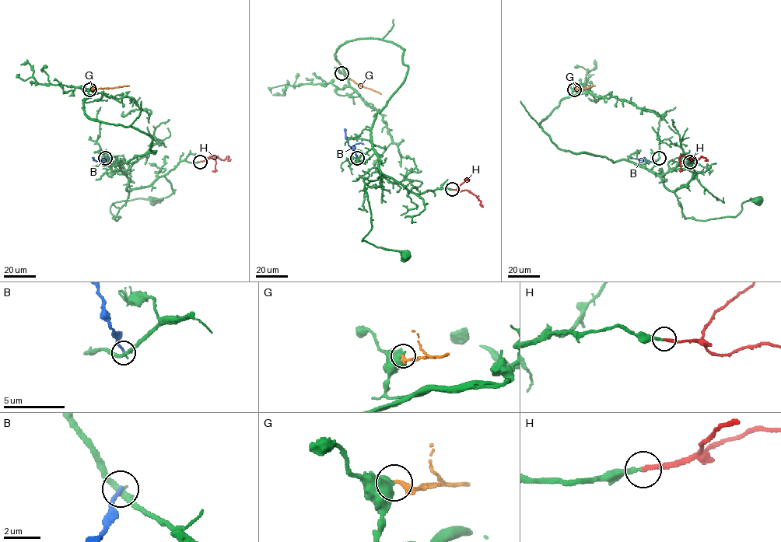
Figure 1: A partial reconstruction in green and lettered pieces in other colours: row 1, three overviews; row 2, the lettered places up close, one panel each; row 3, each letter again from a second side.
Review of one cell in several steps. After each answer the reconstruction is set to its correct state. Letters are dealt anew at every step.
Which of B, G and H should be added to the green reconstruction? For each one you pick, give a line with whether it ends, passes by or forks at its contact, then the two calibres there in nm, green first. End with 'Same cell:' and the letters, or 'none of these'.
H: It ends there. Thickness 220 nm (green) against 240 nm
Same cell: H

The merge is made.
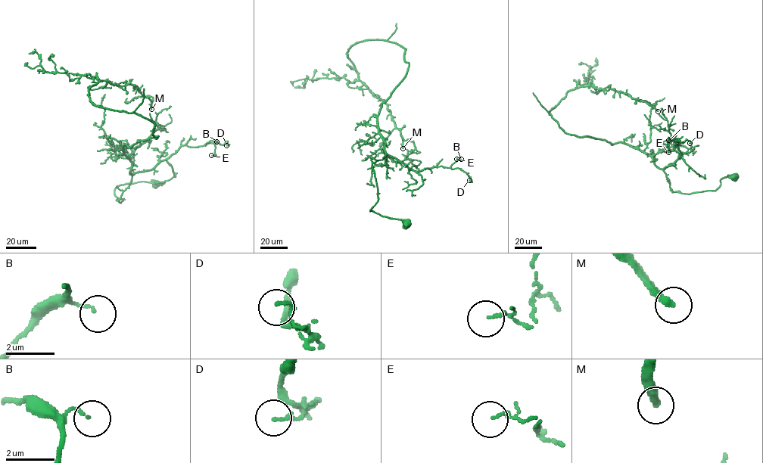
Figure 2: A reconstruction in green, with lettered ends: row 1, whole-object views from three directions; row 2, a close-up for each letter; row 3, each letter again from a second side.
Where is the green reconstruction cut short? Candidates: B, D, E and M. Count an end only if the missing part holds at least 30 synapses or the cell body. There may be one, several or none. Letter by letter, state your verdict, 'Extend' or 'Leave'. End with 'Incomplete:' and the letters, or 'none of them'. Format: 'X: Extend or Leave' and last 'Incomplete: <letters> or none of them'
B: Leave
D: Leave
E: Leave
M: Extend
Incomplete: M

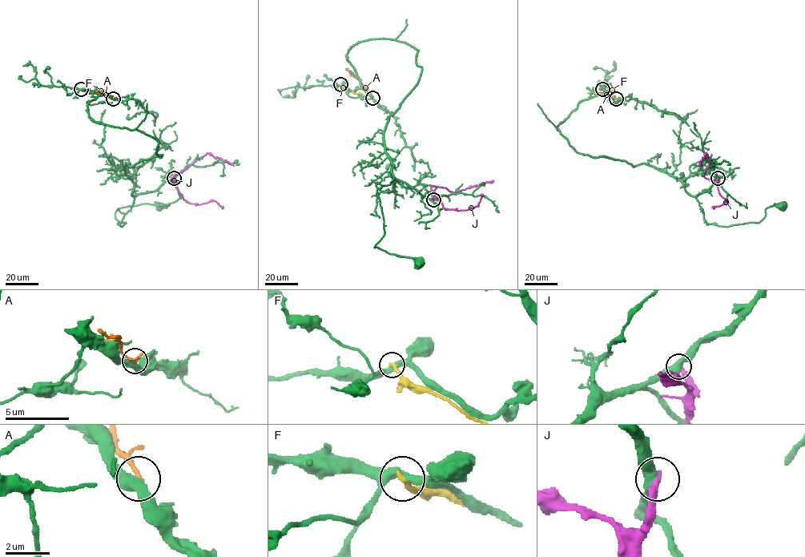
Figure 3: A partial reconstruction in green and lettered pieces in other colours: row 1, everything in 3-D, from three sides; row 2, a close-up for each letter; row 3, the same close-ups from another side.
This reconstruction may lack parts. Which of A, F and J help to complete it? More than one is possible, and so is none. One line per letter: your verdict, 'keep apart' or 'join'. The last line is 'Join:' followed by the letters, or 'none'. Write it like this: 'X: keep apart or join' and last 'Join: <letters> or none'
A: keep apart
F: keep apart
J: keep apart
Join: none

